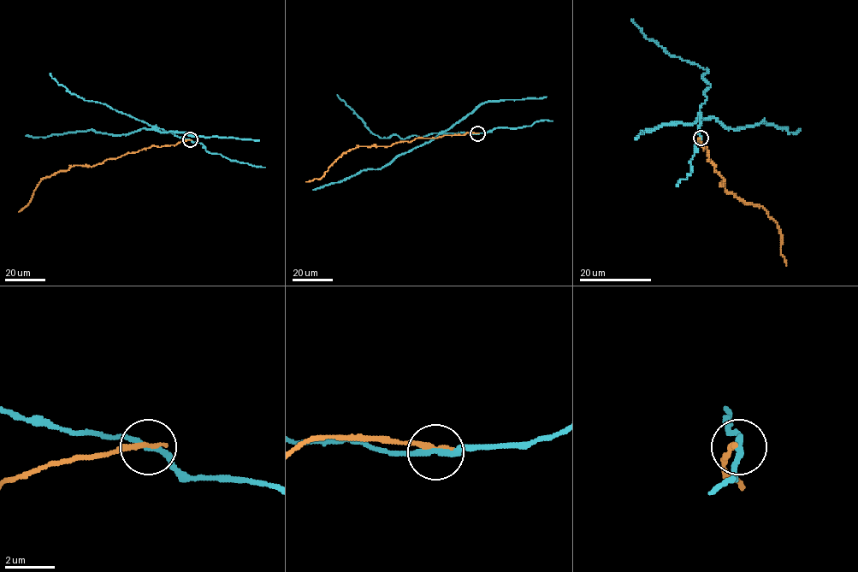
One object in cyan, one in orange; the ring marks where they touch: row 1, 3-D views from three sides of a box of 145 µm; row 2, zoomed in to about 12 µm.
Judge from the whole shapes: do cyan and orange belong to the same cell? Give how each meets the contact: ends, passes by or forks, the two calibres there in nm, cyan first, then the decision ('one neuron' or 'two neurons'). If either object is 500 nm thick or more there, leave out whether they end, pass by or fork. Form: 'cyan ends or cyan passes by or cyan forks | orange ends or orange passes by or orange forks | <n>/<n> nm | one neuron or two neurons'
cyan passes by | orange ends | 220/240 nm | two neurons

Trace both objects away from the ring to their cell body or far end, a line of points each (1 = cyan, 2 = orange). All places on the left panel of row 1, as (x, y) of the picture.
1: (190, 139), (154, 126), (127, 134), (113, 135), (92, 130), (42, 137), (26, 135)
2: (190, 139), (174, 145), (151, 145), (91, 166), (72, 166), (66, 170), (42, 177), (32, 197), (19, 212)

